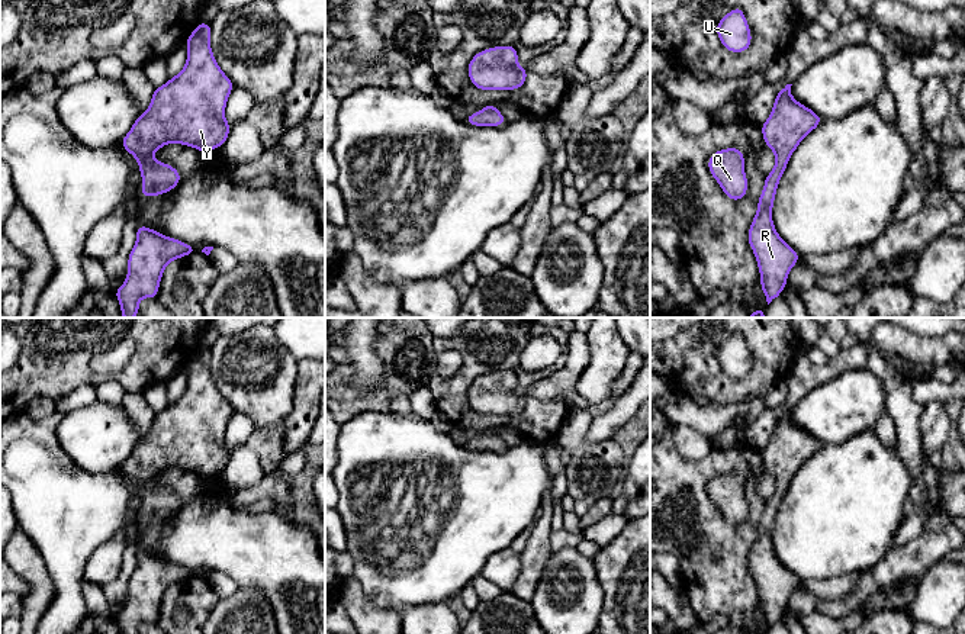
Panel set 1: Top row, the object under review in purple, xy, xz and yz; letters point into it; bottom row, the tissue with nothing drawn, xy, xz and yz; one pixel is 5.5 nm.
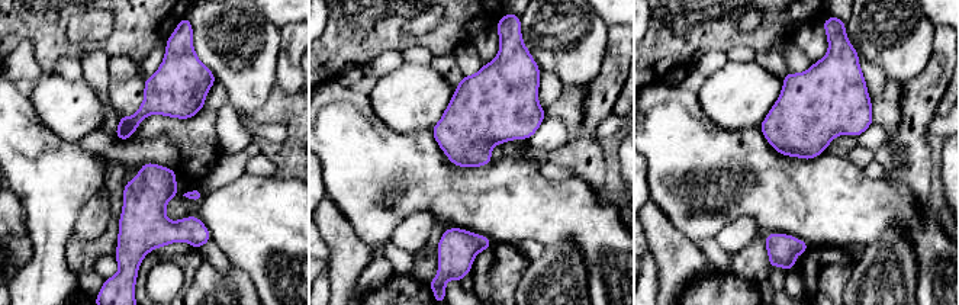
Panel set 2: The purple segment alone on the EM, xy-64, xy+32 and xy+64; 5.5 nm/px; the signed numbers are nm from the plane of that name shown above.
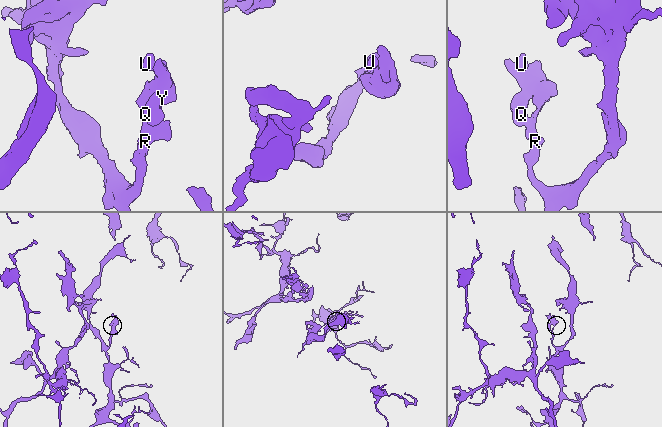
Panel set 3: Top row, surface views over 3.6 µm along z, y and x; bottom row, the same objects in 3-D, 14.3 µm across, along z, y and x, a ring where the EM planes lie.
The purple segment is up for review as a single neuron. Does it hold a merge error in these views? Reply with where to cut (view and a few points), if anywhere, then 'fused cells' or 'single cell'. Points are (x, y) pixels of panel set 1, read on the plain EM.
cut none; single cell

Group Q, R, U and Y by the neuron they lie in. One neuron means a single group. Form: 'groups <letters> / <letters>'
groups Q R U Y

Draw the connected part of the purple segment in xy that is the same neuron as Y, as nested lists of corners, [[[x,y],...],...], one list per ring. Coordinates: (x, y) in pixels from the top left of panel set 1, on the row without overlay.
[[[209,348],[196,351],[186,366],[184,393],[154,413],[149,432],[120,467],[139,489],[141,519],[145,522],[168,518],[181,505],[173,490],[154,485],[161,472],[178,467],[209,477],[228,464],[231,450],[225,432],[234,408],[215,386],[210,361]]]

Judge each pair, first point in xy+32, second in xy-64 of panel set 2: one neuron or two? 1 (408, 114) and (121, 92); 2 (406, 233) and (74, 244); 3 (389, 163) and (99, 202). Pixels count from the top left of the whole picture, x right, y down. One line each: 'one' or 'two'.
1: two
2: two
3: two

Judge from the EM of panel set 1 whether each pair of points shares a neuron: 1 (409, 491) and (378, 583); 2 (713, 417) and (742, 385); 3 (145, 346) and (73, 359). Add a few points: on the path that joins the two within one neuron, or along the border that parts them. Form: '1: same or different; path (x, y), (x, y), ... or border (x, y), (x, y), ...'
1: same; path (409, 514), (409, 547), (401, 560)
2: different; border (756, 396), (748, 396), (733, 405), (713, 404)
3: same; path (128, 335), (100, 335), (90, 346)

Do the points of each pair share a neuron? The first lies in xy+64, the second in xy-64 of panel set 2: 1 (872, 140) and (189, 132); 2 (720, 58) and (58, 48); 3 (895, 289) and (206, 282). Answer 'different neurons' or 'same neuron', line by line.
1: different neurons
2: different neurons
3: same neuron

